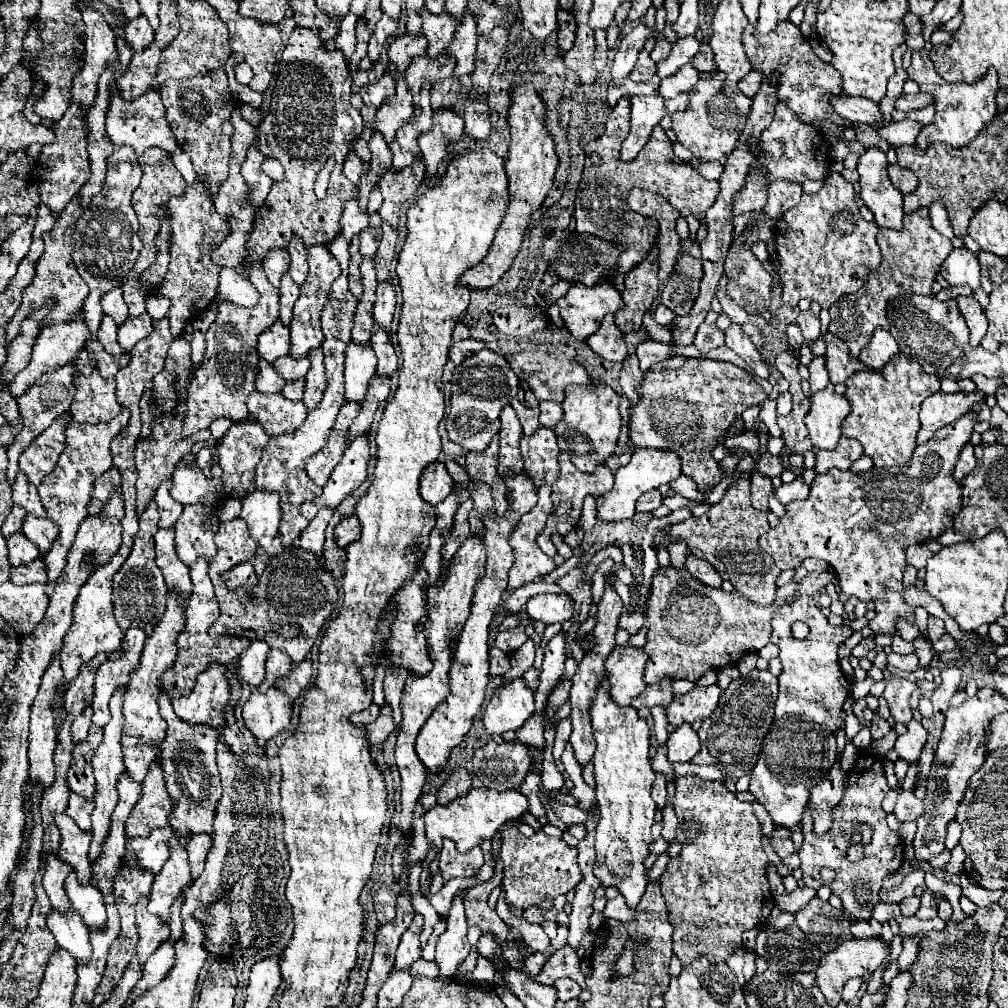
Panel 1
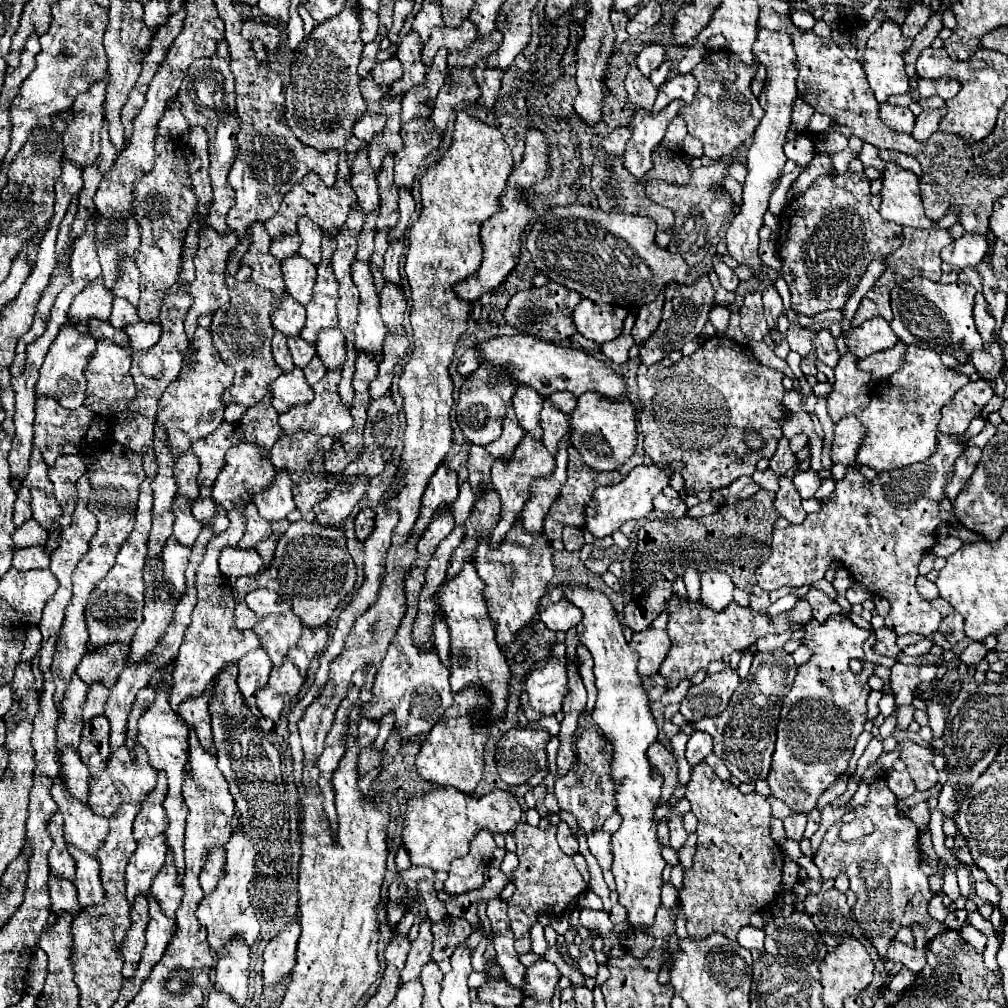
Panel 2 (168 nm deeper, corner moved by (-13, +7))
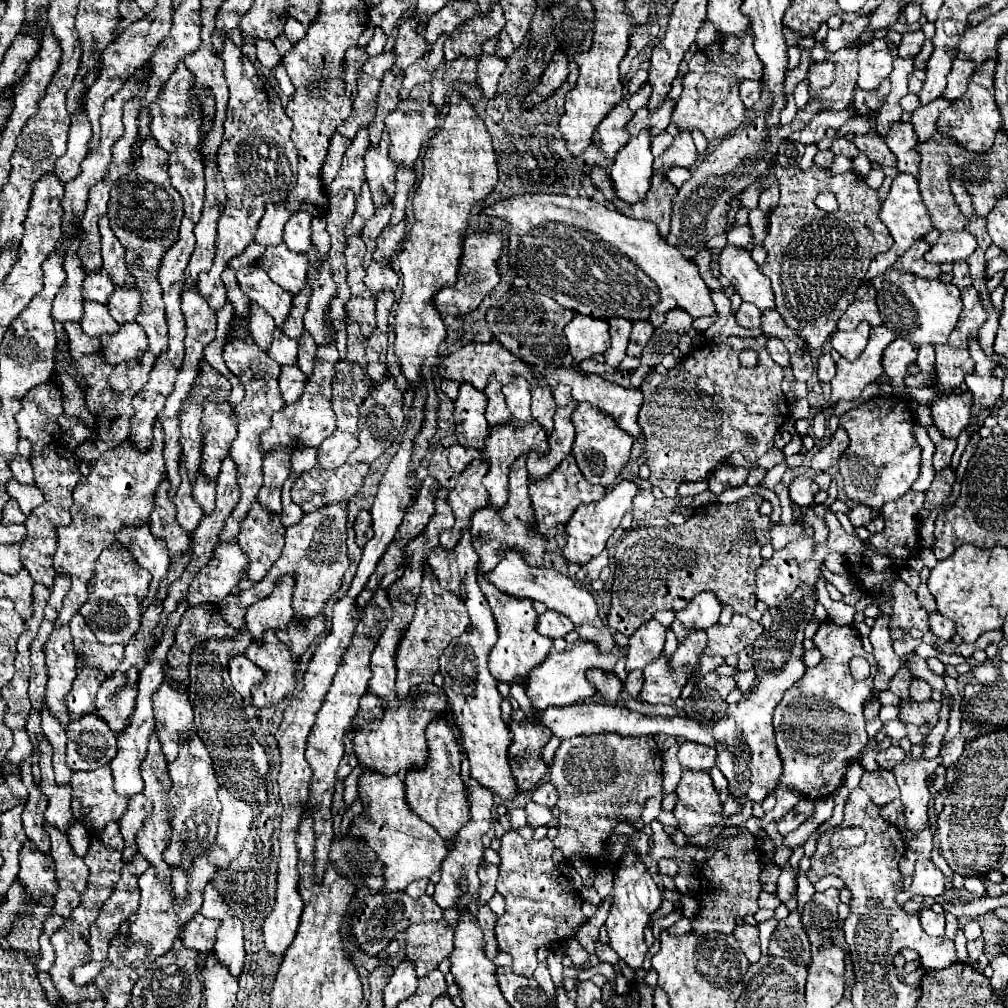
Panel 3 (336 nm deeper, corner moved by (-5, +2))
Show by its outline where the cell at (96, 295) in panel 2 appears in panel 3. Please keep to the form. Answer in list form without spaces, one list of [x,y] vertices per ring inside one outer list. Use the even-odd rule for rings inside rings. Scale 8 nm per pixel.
[[[100,268],[96,274],[86,276],[84,286],[82,286],[82,296],[86,300],[96,300],[100,304],[106,304],[112,290],[114,290],[114,284],[108,278],[108,272],[104,268]]]

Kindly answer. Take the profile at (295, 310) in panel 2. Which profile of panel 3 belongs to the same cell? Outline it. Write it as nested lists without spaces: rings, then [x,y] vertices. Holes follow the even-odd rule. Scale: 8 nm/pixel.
[[[258,264],[240,268],[238,284],[252,302],[262,306],[274,318],[278,328],[284,324],[284,318],[292,308],[292,294],[280,290],[280,286],[276,286]]]

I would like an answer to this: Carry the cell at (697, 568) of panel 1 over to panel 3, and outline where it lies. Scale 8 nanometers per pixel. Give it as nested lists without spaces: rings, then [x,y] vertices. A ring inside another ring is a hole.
[[[712,592],[698,594],[682,612],[676,612],[672,630],[678,644],[684,642],[684,638],[688,638],[692,630],[708,630],[708,626],[714,626],[720,618],[720,612],[722,606]]]

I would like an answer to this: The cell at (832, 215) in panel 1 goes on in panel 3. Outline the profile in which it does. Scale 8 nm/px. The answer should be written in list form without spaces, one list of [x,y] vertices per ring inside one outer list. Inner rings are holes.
[[[774,164],[770,174],[764,180],[760,180],[760,188],[766,190],[772,184],[780,188],[780,204],[776,210],[768,214],[768,236],[764,240],[766,260],[758,268],[772,280],[772,290],[776,294],[776,310],[784,318],[786,326],[792,328],[810,348],[820,350],[824,342],[830,338],[830,334],[836,330],[836,324],[840,316],[846,312],[848,304],[856,300],[856,290],[862,284],[870,262],[878,254],[890,250],[894,242],[892,236],[888,234],[888,228],[878,218],[882,206],[878,192],[864,182],[864,176],[852,170],[832,174],[828,168],[822,168],[818,164],[812,164],[808,170],[802,170],[792,164],[788,166]],[[824,188],[836,192],[840,210],[834,214],[828,214],[814,204],[816,196]]]

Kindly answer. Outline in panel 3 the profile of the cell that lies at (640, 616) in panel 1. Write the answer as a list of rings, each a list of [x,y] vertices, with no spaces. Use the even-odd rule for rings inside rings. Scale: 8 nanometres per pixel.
[[[752,494],[752,496],[748,496],[748,498],[742,498],[742,500],[734,502],[734,504],[714,502],[714,504],[700,506],[700,508],[696,508],[696,512],[692,514],[692,518],[686,520],[682,526],[670,526],[670,524],[666,524],[666,526],[658,526],[658,528],[632,528],[632,530],[628,530],[628,532],[624,534],[624,538],[618,542],[616,554],[614,554],[614,558],[616,558],[616,572],[614,572],[614,586],[612,586],[612,604],[610,604],[610,612],[608,612],[608,628],[614,630],[614,632],[620,632],[620,634],[624,634],[624,636],[630,636],[632,632],[638,630],[640,624],[644,624],[648,618],[652,618],[656,612],[660,612],[660,610],[674,610],[674,612],[684,610],[684,606],[686,606],[696,594],[708,592],[708,590],[716,594],[716,598],[720,600],[722,606],[732,606],[734,614],[746,614],[746,612],[750,612],[750,610],[754,608],[754,604],[756,604],[756,568],[760,566],[762,556],[760,556],[760,546],[758,546],[758,542],[756,542],[756,540],[750,542],[750,538],[756,538],[756,536],[746,536],[746,538],[742,538],[742,540],[736,540],[736,536],[740,534],[740,530],[742,530],[744,524],[756,526],[756,532],[760,532],[760,530],[764,530],[764,528],[770,528],[770,518],[768,518],[768,516],[762,516],[762,514],[758,512],[760,504],[762,504],[762,496],[760,496],[760,494]]]

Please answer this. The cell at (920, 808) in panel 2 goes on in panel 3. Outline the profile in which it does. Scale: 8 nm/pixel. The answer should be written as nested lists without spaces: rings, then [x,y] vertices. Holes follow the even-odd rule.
[[[906,754],[906,760],[894,766],[894,774],[896,774],[896,782],[900,786],[900,794],[902,794],[902,804],[904,804],[904,812],[906,812],[906,826],[912,832],[920,832],[928,826],[928,800],[930,800],[930,788],[926,778],[942,765],[939,757],[924,760],[918,758],[914,760],[910,754]]]

